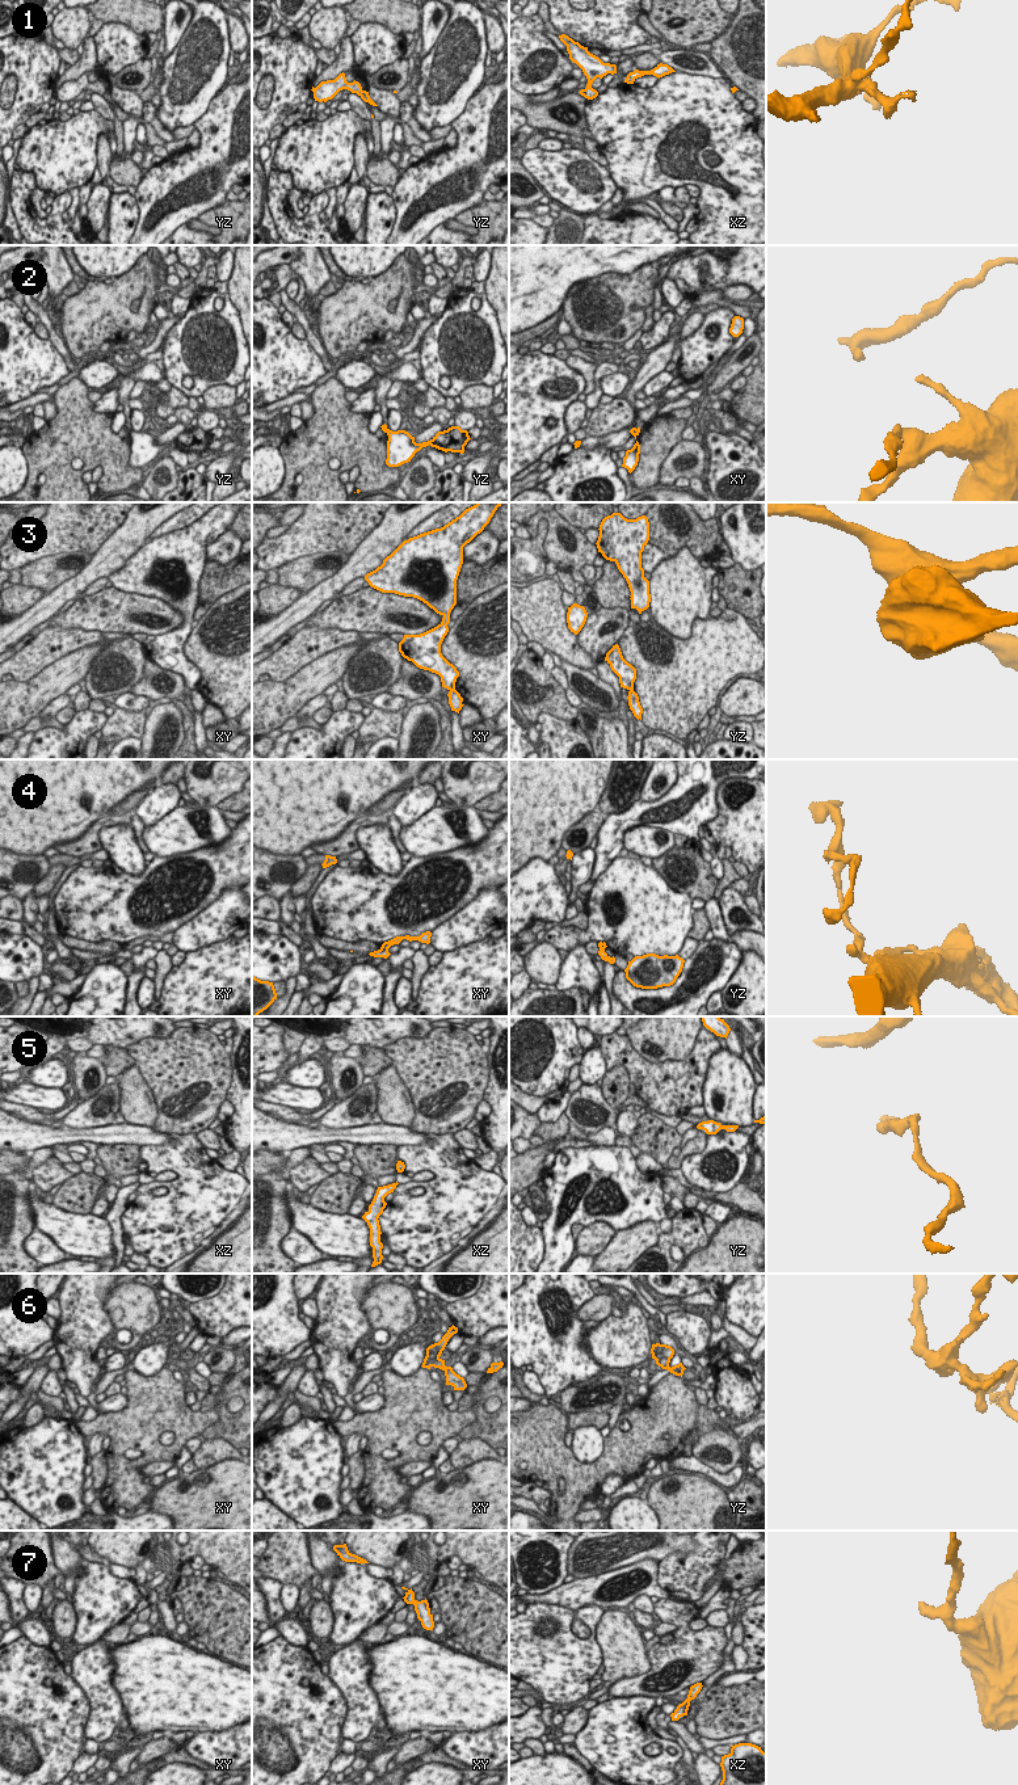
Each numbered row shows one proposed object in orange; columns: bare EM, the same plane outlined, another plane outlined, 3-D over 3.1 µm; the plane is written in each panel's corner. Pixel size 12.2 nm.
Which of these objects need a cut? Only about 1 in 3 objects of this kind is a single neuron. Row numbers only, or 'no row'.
1, 2, 3, 4, 6

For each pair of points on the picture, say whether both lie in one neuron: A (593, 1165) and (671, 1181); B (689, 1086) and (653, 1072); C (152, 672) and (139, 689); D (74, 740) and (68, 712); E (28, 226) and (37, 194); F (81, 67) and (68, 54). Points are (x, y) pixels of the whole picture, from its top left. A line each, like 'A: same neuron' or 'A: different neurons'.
A: different neurons
B: same neuron
C: same neuron
D: different neurons
E: different neurons
F: different neurons

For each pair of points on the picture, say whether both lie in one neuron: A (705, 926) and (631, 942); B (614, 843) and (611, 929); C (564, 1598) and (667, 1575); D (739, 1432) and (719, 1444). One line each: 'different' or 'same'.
A: different
B: different
C: different
D: different

